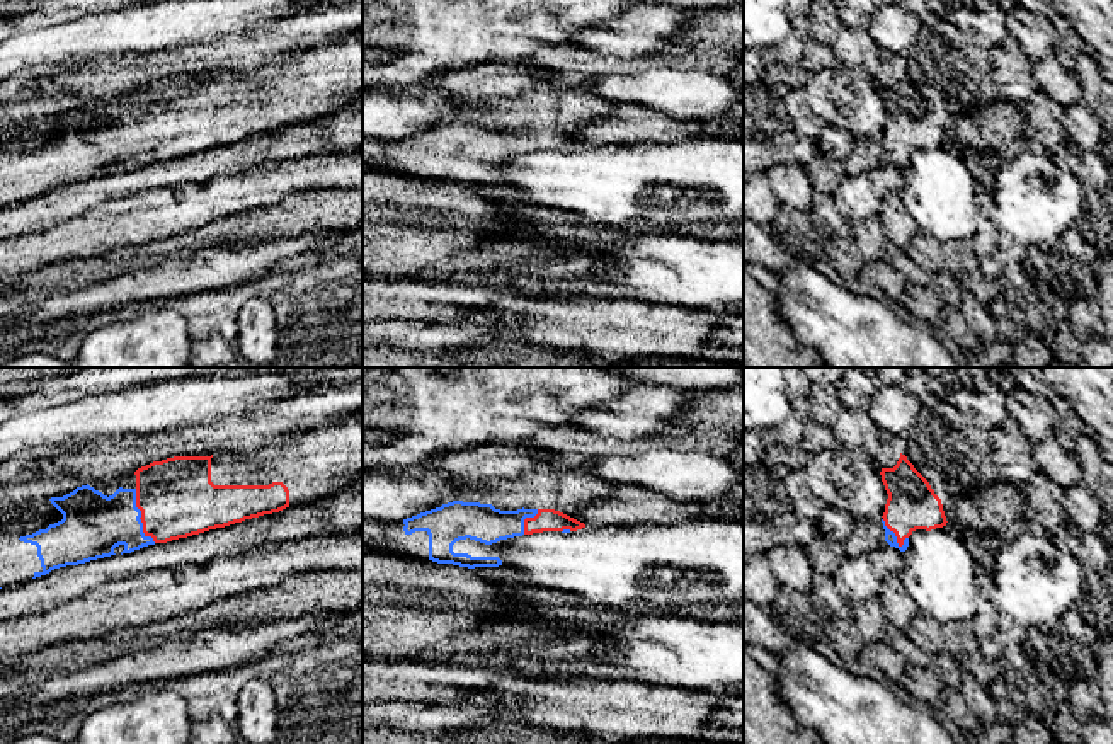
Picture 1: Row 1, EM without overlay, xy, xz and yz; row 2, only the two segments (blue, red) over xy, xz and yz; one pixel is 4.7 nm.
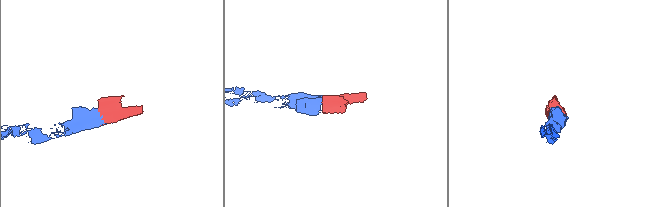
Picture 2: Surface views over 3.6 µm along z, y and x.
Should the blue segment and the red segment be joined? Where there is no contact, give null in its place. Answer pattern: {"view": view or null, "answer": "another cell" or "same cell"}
{"view": "xy", "answer": "same cell"}

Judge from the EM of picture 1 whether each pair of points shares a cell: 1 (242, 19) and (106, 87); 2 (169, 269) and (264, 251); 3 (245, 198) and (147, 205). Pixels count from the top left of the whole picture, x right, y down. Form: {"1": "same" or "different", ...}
{"1": "different", "2": "same", "3": "same"}

